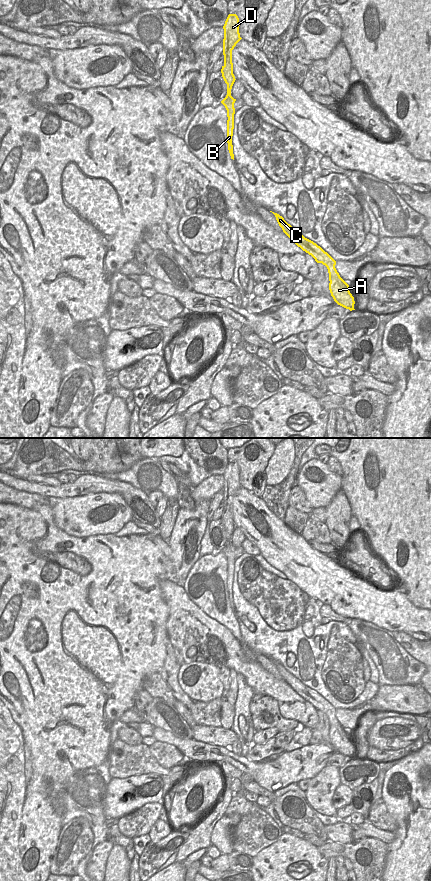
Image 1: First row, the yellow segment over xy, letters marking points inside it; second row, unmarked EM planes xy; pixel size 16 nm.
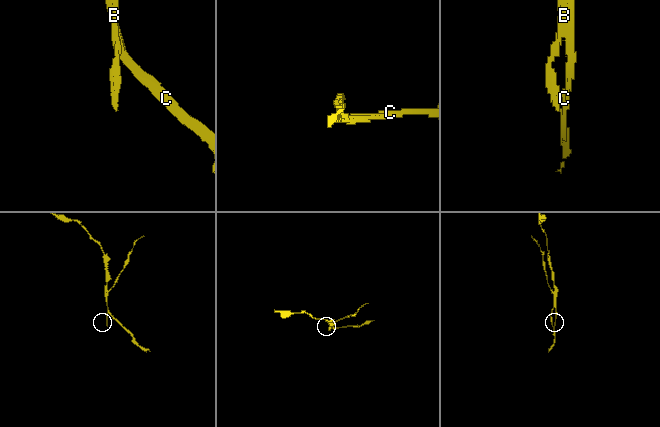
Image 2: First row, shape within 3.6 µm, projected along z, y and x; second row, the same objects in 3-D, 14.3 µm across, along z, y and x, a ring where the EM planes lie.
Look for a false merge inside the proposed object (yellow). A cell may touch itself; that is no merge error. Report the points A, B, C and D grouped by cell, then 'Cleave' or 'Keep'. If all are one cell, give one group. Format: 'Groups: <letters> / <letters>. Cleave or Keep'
Groups: A C D / B. Cleave

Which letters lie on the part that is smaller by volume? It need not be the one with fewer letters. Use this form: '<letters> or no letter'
B

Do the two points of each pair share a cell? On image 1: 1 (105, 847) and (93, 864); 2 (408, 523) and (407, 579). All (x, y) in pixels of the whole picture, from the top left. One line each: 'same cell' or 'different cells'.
1: same cell
2: same cell

